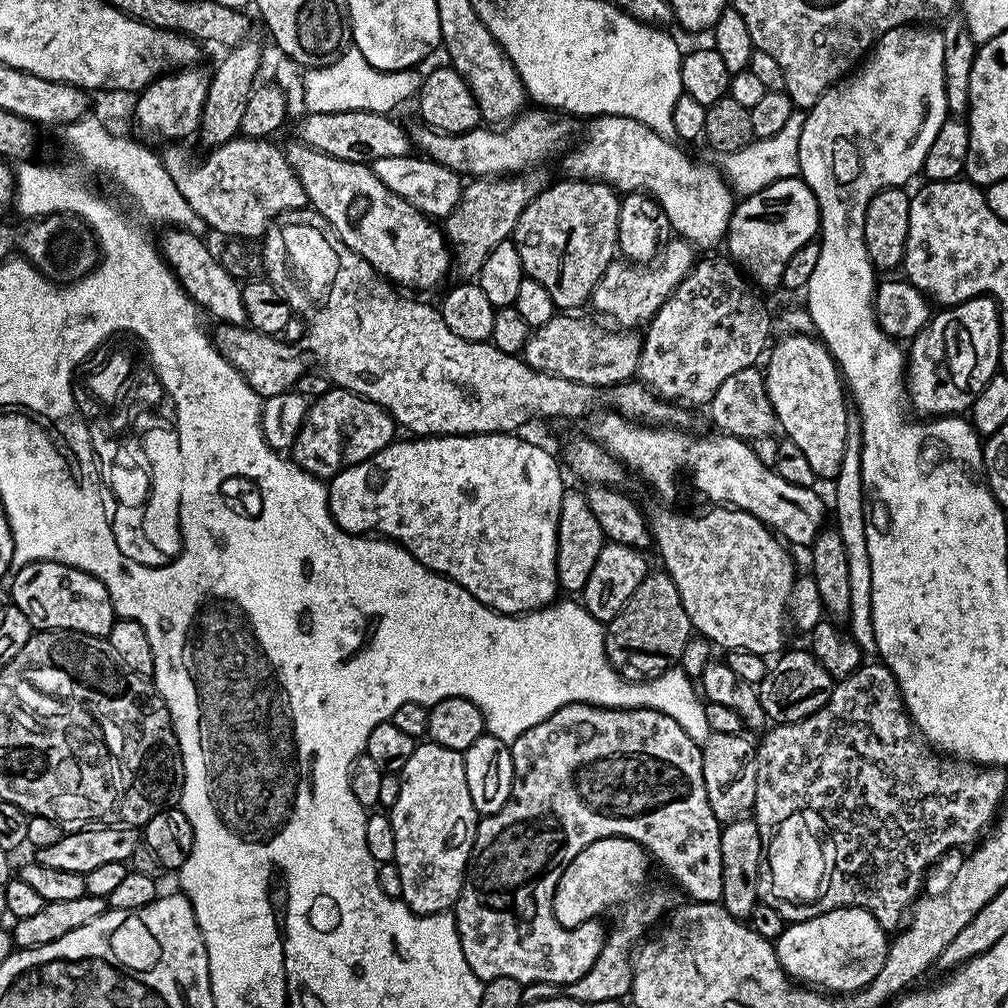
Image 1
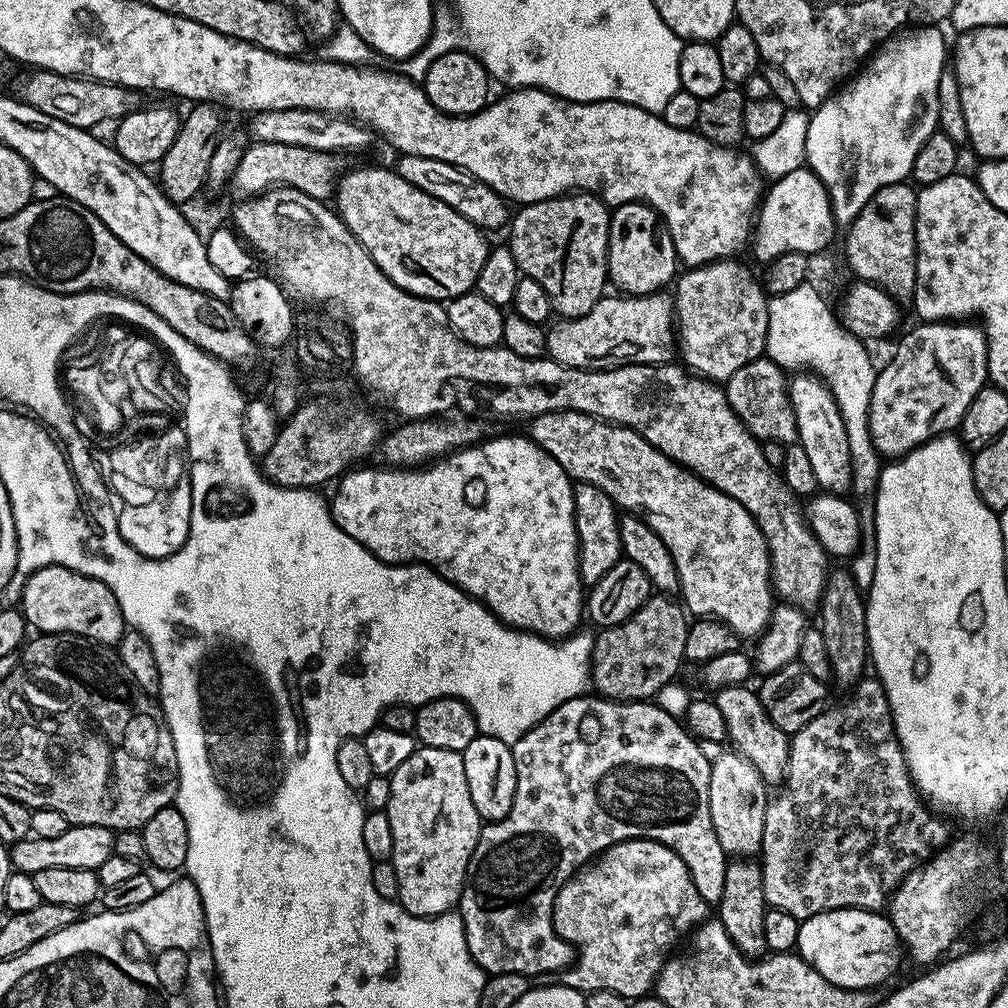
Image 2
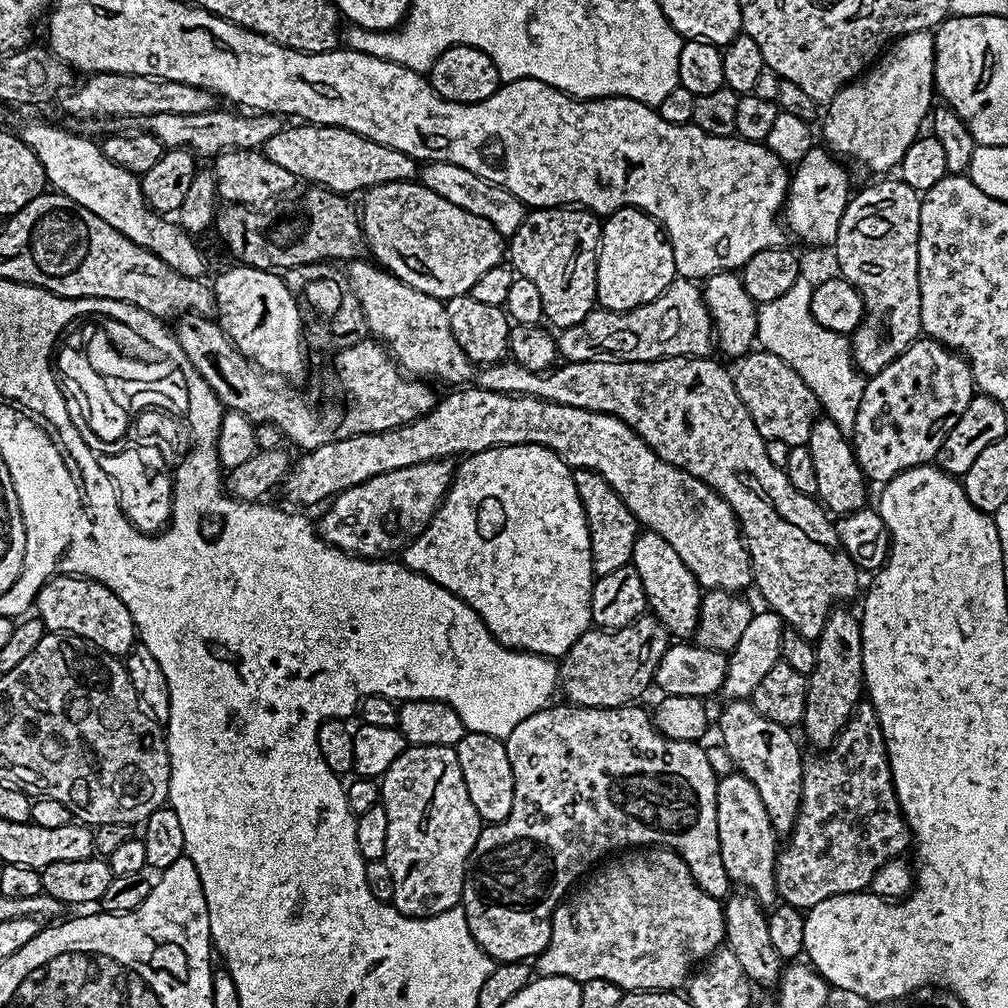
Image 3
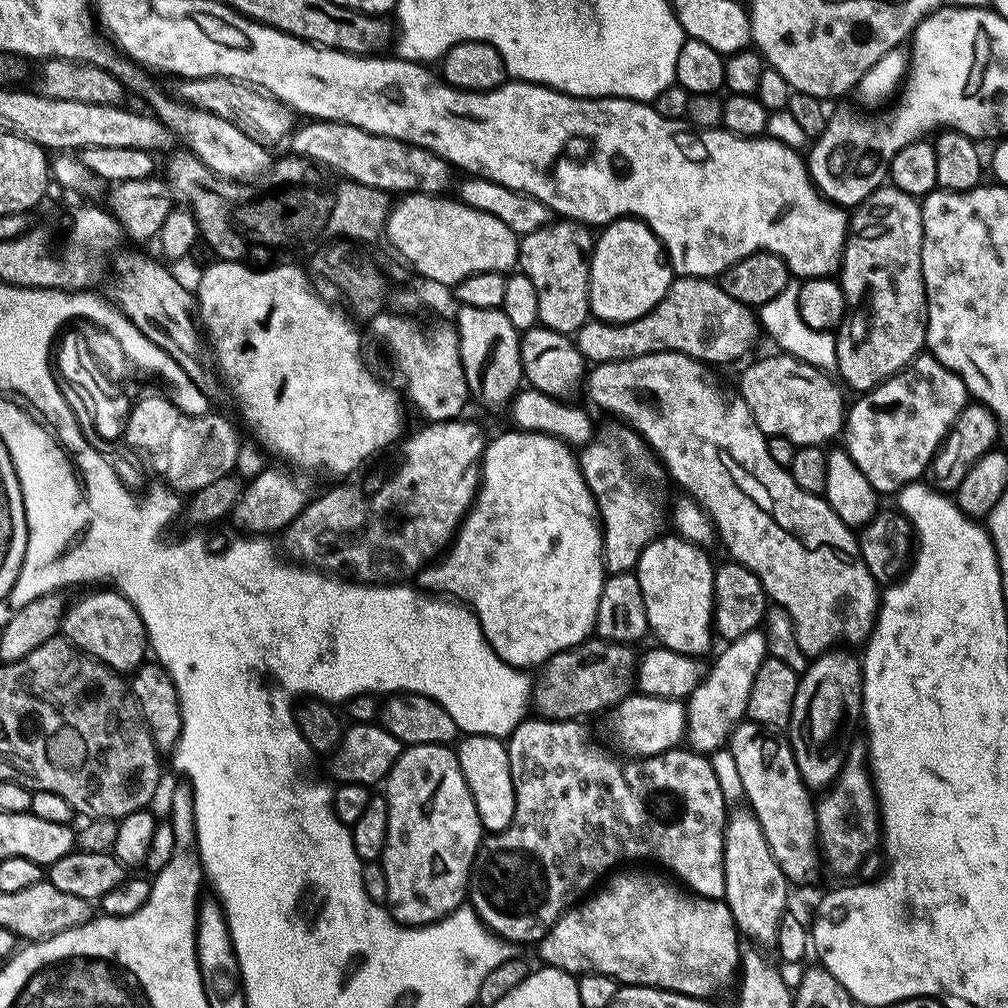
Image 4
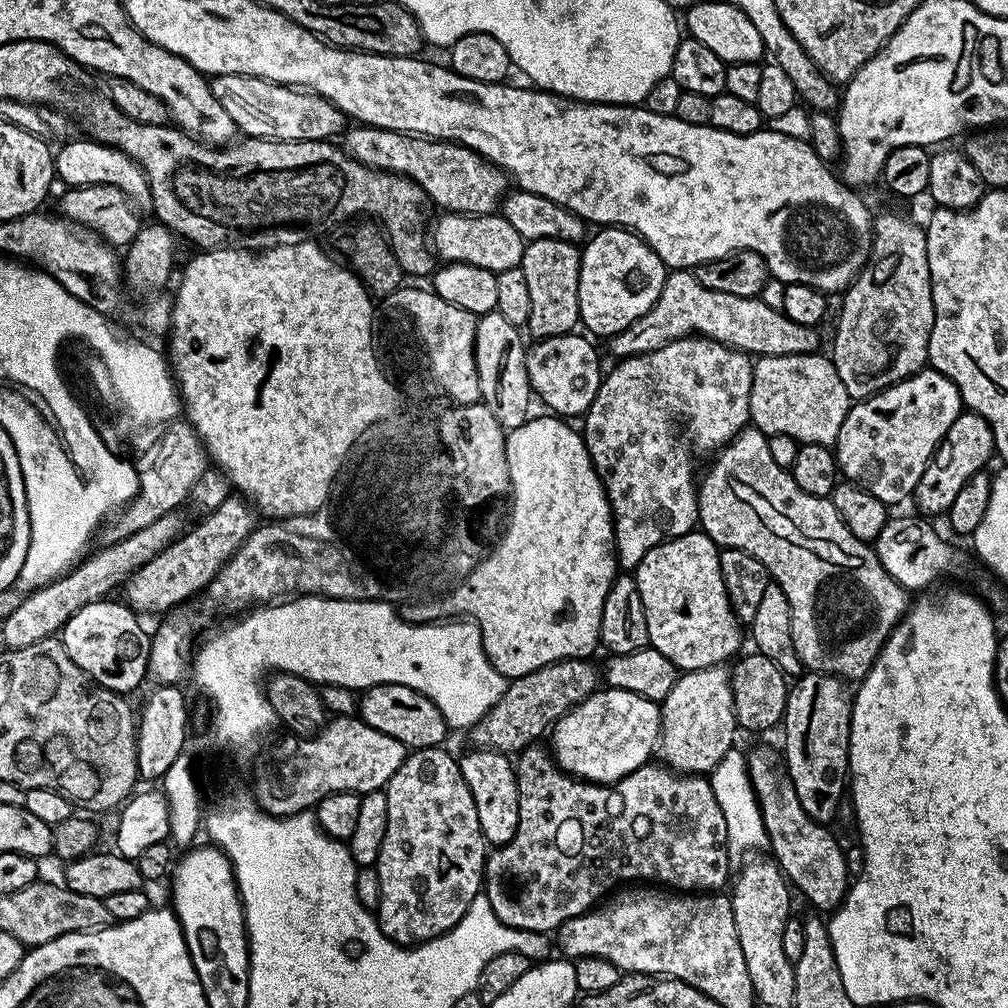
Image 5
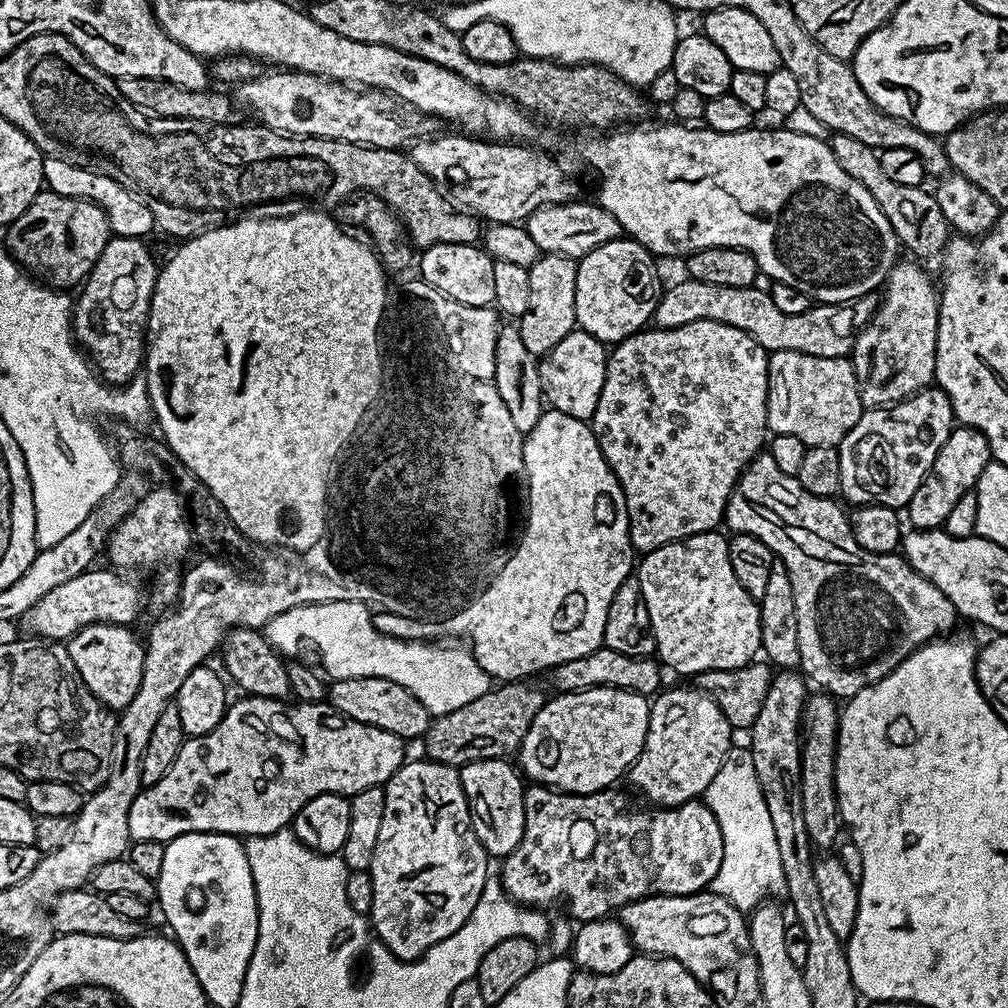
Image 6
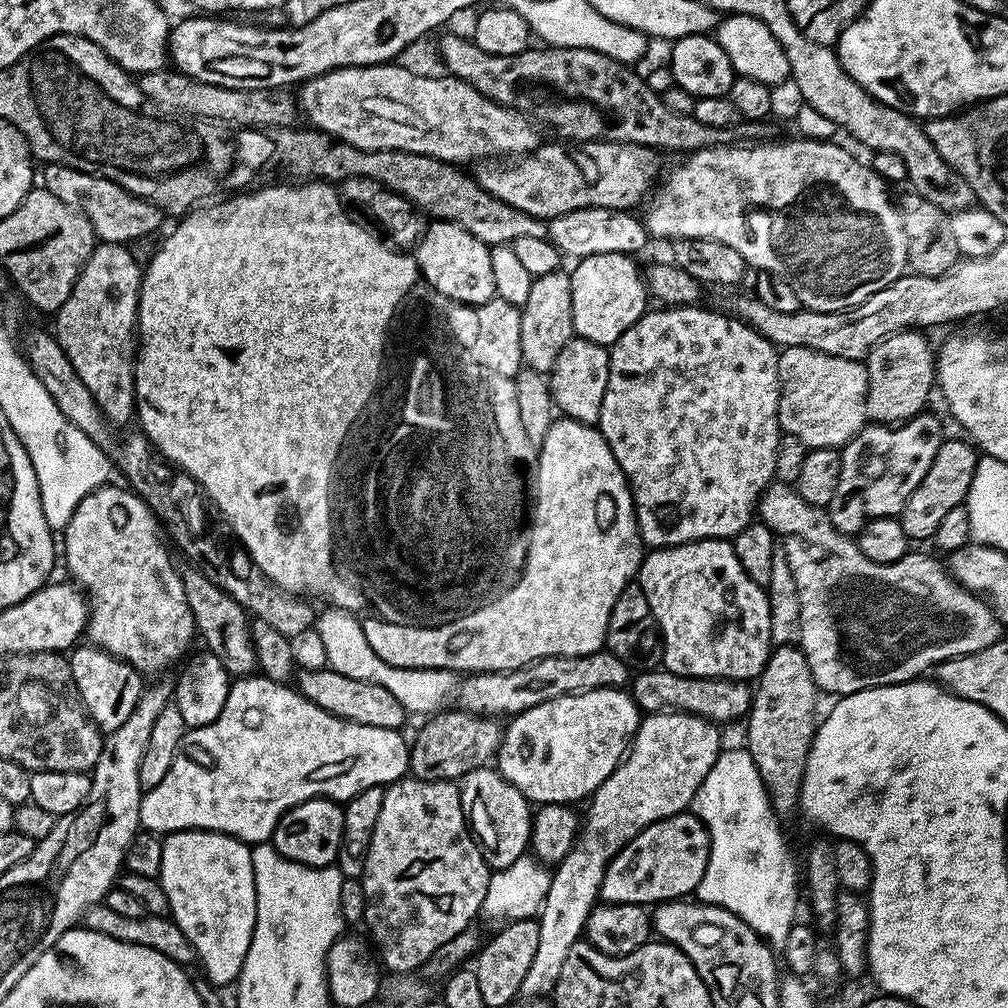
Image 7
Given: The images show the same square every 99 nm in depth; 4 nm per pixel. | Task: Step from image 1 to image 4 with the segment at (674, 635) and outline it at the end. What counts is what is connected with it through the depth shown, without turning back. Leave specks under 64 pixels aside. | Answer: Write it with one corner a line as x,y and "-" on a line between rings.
589,638
554,654
539,669
531,703
537,717
546,720
580,720
609,709
633,695
636,688
637,649
631,644

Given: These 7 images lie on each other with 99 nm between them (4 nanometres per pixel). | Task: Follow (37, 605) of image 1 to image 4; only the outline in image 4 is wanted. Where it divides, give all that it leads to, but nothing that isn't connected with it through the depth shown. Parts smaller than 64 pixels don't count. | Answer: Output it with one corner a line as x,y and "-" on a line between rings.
115,590
107,591
92,592
73,604
71,601
64,613
62,632
75,648
81,648
87,656
93,656
115,672
131,674
145,663
149,655
148,632
131,602

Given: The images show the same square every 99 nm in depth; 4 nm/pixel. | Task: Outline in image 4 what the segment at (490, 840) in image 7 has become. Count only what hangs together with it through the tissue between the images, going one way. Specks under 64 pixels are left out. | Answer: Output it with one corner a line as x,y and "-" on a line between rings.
465,735
463,739
455,745
454,751
460,763
462,778
466,778
466,786
474,798
480,824
488,834
506,830
514,818
516,805
514,778
510,778
508,745
498,736

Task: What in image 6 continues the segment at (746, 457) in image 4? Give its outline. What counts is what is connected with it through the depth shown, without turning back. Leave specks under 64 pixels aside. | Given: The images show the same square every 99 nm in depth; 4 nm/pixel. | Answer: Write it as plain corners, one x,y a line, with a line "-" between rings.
771,458
762,460
759,461
760,476
754,477
749,484
741,483
738,494
731,497
730,520
732,516
733,529
737,533
760,539
789,573
804,571
806,575
812,576
817,588
812,584
806,585
806,595
812,596
816,592
818,599
828,600
828,628
800,628
798,664
803,675
820,687
817,689
836,698
858,694
866,686
878,683
882,677
894,671
917,648
923,648
925,644
943,637
940,636
943,632
955,626
958,621
956,607
946,599
942,590
913,572
903,555
867,552
865,548
860,548
852,533
849,517
846,512
844,516
843,510
835,504
835,499
811,496
805,492
796,476
777,472

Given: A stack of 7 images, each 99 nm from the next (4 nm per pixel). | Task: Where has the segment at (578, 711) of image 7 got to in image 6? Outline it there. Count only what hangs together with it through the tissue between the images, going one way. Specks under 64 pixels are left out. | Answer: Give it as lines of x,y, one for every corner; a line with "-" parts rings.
621,688
556,694
549,704
535,709
520,743
518,764
523,775
537,785
577,796
611,789
611,784
623,772
625,775
642,754
649,705
649,697

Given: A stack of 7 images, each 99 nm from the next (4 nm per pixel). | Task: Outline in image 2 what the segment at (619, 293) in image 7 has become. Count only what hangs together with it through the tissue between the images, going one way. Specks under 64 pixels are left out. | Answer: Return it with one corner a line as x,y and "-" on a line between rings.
633,202
615,205
610,215
612,221
608,235
609,281
613,285
616,283
621,293
630,296
648,296
671,285
677,275
676,268
678,269
676,247
671,234
668,233
668,225
658,218
656,209
643,202

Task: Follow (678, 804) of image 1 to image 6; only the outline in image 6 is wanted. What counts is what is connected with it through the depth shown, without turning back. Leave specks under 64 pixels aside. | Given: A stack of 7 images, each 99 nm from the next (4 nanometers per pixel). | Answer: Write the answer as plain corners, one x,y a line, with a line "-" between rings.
532,786
527,789
524,793
524,833
522,834
522,842
518,842
518,846
509,854
509,856
503,857
502,864
504,864
504,869
501,870
500,876
504,881
502,881
502,887
511,899
519,902
524,906
544,906
540,904
552,904
555,900
568,900
568,908
572,911
571,919
576,922
583,922
586,920
602,920
613,915
612,908
616,910
622,910
626,905
633,904
635,900
641,900
644,896
691,896
694,892
705,891
709,887
709,884
713,880
716,874
718,874
718,868
722,865
723,858
723,836
722,830
719,829
718,820
715,818
714,814
707,807
704,802
699,799
692,799
687,804
680,804
676,807
661,807
656,806
651,810
653,812
635,812
632,808
623,808
620,805
620,800
616,796
611,796
613,793
611,791
605,790
603,792
591,792
585,796
577,796
575,794
569,794
566,792
561,792
559,790
553,790
547,786

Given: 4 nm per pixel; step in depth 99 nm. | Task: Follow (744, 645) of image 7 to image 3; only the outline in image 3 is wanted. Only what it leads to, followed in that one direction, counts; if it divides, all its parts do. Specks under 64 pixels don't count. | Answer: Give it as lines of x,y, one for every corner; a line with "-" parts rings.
641,531
634,542
631,567
636,568
638,578
642,578
651,615
660,620
673,637
691,637
699,622
702,589
686,562
678,558
674,546
670,546
670,542
666,542
666,538
657,532

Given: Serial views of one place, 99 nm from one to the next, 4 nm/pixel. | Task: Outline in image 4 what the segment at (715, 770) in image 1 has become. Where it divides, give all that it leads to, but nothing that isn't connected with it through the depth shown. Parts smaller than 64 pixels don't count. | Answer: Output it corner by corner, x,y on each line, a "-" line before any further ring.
747,806
733,807
724,826
724,873
726,890
724,903
728,905
741,937
750,939
757,945
775,945
776,927
789,911
788,888
790,881
782,874
780,864
774,862
770,846
766,846
766,834
758,826
758,818

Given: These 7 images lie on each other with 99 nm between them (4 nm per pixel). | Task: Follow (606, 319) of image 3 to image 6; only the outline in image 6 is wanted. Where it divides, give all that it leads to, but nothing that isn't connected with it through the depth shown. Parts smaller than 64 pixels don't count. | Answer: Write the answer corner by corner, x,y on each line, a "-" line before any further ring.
684,278
681,284
659,297
654,320
662,328
677,328
695,320
717,320
750,333
769,353
804,352
807,356
834,358
845,355
846,341
869,319
869,309
856,307
860,306
817,303
802,314
782,314
782,310
774,306
771,295
765,289
763,292
760,286
727,288

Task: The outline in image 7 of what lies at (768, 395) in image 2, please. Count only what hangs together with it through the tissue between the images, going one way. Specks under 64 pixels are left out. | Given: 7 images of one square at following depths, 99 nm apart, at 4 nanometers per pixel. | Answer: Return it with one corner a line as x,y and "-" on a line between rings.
786,348
779,353
780,357
780,401
778,418
780,427
785,433
798,438
804,447
839,449
859,434
865,427
866,394
868,393
868,370
861,361
838,358
822,354
813,348

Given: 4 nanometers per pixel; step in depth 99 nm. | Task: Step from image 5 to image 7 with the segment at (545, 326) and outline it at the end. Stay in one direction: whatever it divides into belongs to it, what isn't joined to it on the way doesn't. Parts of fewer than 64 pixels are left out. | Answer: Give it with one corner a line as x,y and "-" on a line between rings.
567,271
551,272
535,277
530,286
530,294
520,308
522,322
522,358
523,367
533,368
535,372
551,373
554,362
558,362
558,354
562,354
562,346
574,339
574,306
572,305
572,277

